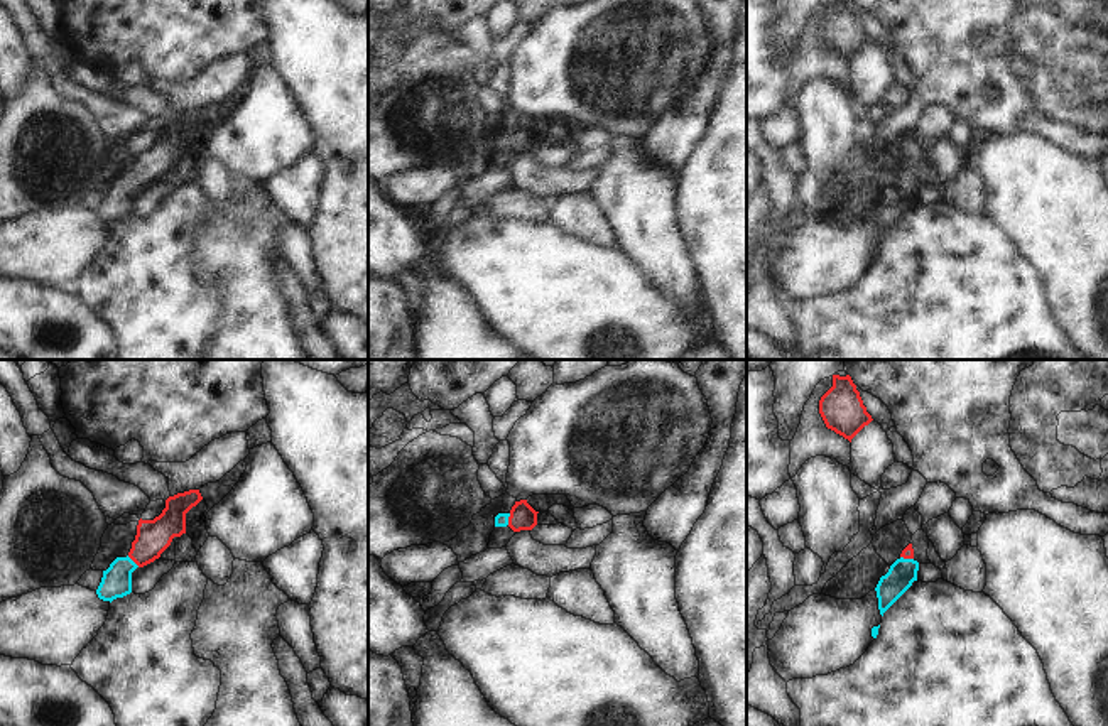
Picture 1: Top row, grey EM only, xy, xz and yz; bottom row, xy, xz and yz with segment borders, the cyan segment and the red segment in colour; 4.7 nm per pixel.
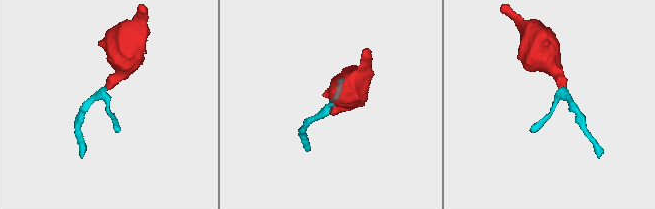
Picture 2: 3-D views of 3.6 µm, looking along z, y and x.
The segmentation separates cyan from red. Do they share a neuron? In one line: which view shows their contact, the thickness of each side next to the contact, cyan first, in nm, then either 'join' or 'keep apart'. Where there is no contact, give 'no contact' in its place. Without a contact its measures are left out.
xy | 140/160 nm | join

